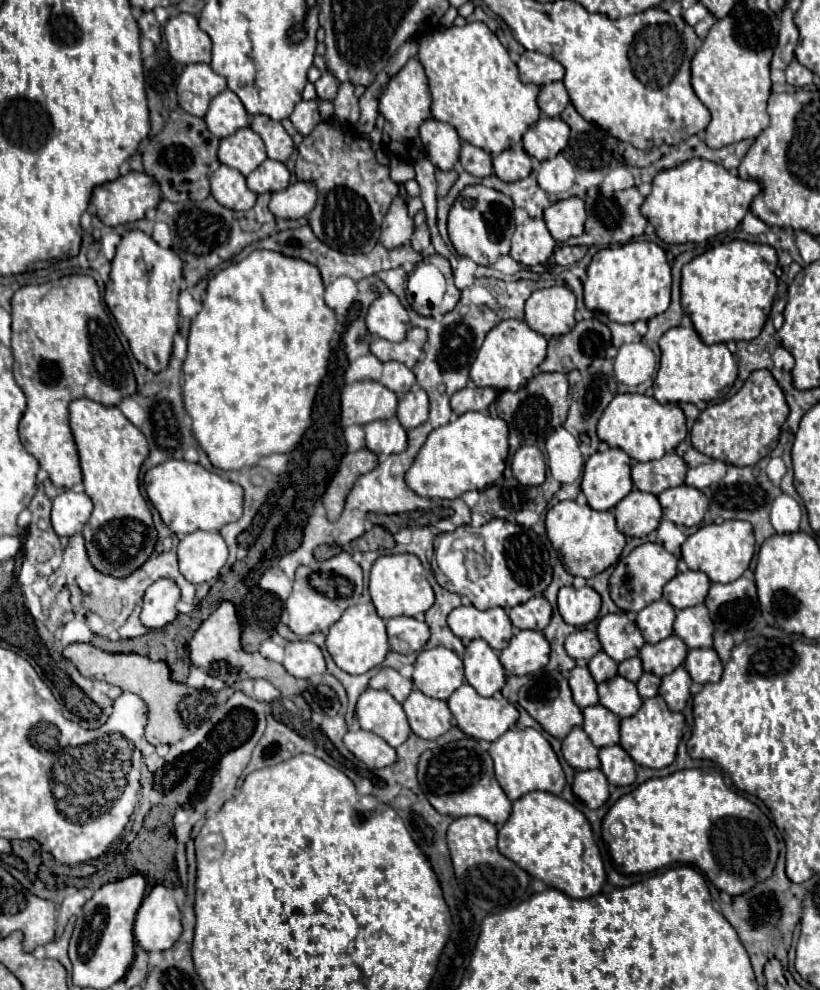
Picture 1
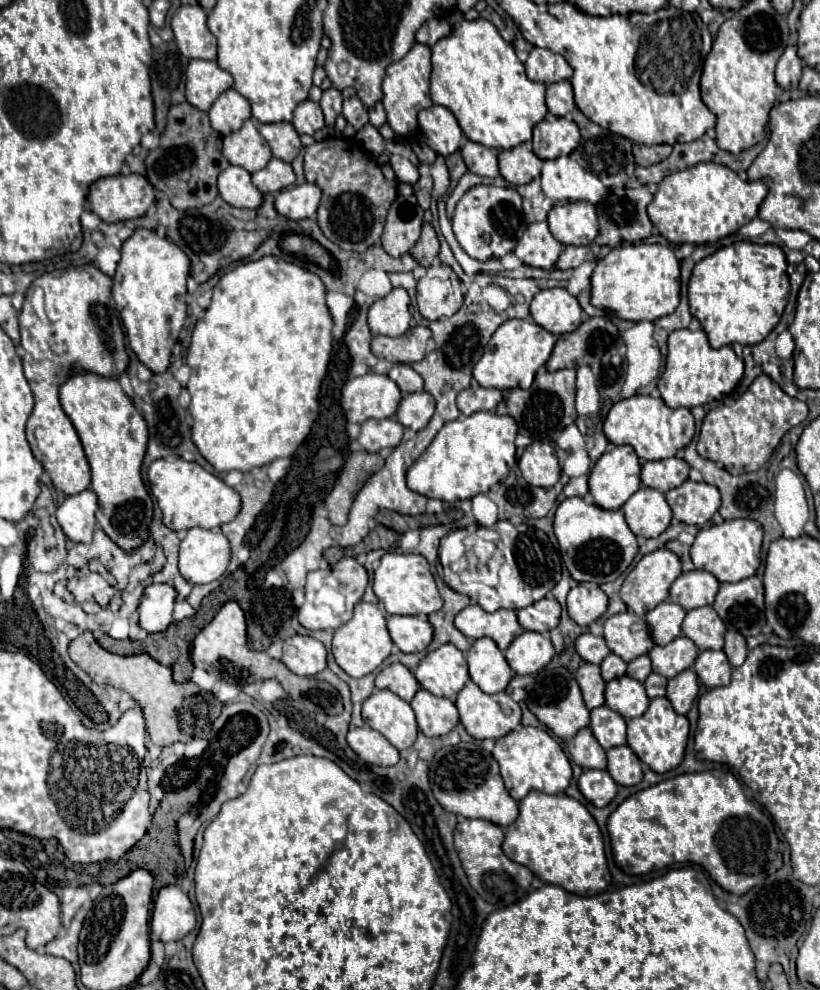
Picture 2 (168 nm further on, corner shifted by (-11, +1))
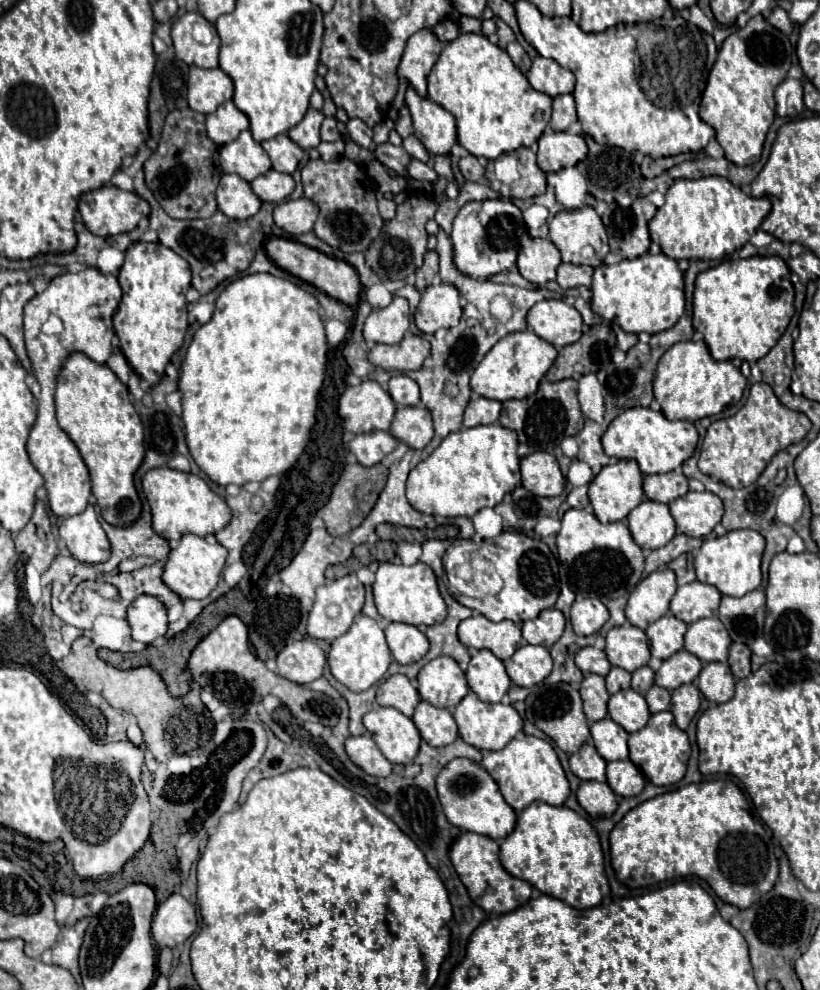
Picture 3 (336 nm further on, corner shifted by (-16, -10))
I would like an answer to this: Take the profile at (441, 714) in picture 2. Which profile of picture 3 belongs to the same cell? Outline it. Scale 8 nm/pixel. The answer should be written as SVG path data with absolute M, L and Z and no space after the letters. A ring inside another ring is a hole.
M426 701L418 703L412 721L418 727L422 739L432 747L450 745L458 737L458 727L452 713L448 709L434 707Z

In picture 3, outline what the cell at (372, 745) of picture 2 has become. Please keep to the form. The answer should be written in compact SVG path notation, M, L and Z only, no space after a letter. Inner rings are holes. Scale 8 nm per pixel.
M370 735L348 737L346 755L354 765L358 765L368 775L388 777L392 773L392 763L382 755L382 751L378 749L378 745Z

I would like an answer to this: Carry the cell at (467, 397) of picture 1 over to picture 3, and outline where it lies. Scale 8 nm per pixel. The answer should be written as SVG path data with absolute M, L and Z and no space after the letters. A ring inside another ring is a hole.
M474 395L464 411L464 427L476 427L476 425L488 425L498 423L502 403L494 399L486 399L480 395Z

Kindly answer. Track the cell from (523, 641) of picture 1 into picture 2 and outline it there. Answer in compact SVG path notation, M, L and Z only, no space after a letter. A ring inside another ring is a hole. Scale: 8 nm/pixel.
M523 632L505 650L505 658L515 674L535 674L545 668L555 656L555 648L549 638L539 632Z

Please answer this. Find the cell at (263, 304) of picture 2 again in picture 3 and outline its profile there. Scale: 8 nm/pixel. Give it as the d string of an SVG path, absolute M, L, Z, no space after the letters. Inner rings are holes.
M256 273L256 275L244 275L236 281L232 281L222 293L220 297L216 299L216 307L214 307L214 315L212 319L202 325L196 333L194 333L194 339L186 351L186 357L182 359L182 373L180 373L180 379L178 379L178 389L182 391L182 421L184 421L184 431L186 431L186 445L188 445L188 451L192 455L192 459L196 461L196 465L216 483L216 485L242 485L242 483L248 483L248 481L264 481L262 483L262 489L266 493L276 493L278 485L280 485L280 477L272 477L272 475L282 475L286 473L296 461L298 457L302 455L306 443L308 443L308 437L310 437L310 429L316 421L314 413L316 413L316 407L318 407L318 391L322 387L322 381L324 381L324 371L326 371L326 351L328 351L328 345L326 345L326 335L324 335L324 323L318 315L318 301L312 293L300 289L298 285L290 283L290 281L284 281L284 279L278 279L274 275L268 275L268 273Z

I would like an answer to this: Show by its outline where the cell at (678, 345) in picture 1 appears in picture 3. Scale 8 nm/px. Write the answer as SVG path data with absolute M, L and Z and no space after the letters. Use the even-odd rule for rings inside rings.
M684 341L672 345L658 361L656 373L654 373L654 399L660 403L662 413L668 419L686 419L696 421L702 417L718 415L722 409L726 409L732 403L738 403L746 379L730 361L716 361L712 359L708 347L704 341Z

